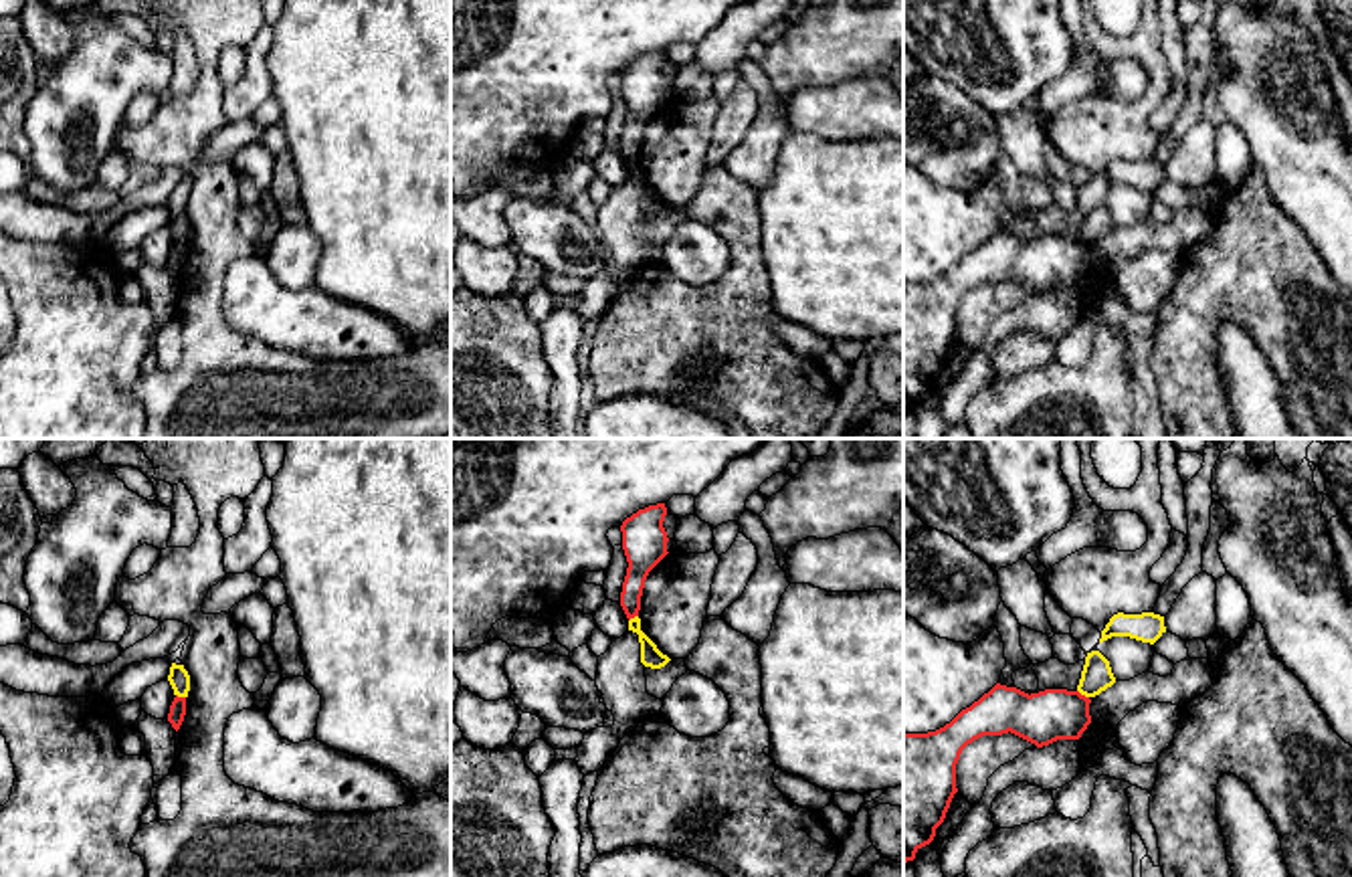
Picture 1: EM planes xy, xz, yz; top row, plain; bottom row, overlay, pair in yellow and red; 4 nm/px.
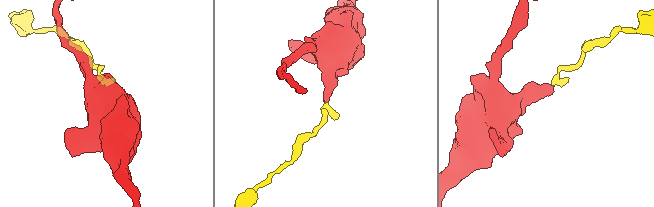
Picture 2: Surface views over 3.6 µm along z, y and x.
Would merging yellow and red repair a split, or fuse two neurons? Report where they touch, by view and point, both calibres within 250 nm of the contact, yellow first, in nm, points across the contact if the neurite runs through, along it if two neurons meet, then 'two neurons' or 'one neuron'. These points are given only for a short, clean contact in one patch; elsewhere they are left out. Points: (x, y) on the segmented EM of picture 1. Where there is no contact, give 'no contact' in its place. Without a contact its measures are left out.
meets yellow in yz at (1084, 694); 120 nm thick on the yellow side, 220 nm on the other; border along yz (1078, 690), (1088, 698); two neurons

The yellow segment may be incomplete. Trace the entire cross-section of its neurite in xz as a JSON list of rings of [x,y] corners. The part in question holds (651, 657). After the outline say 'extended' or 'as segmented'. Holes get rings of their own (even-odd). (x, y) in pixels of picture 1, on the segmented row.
[[[635,616],[629,620],[629,630],[639,635],[641,643],[641,663],[651,669],[665,667],[671,659],[663,655],[657,645],[641,630],[641,618]]]; as segmented

